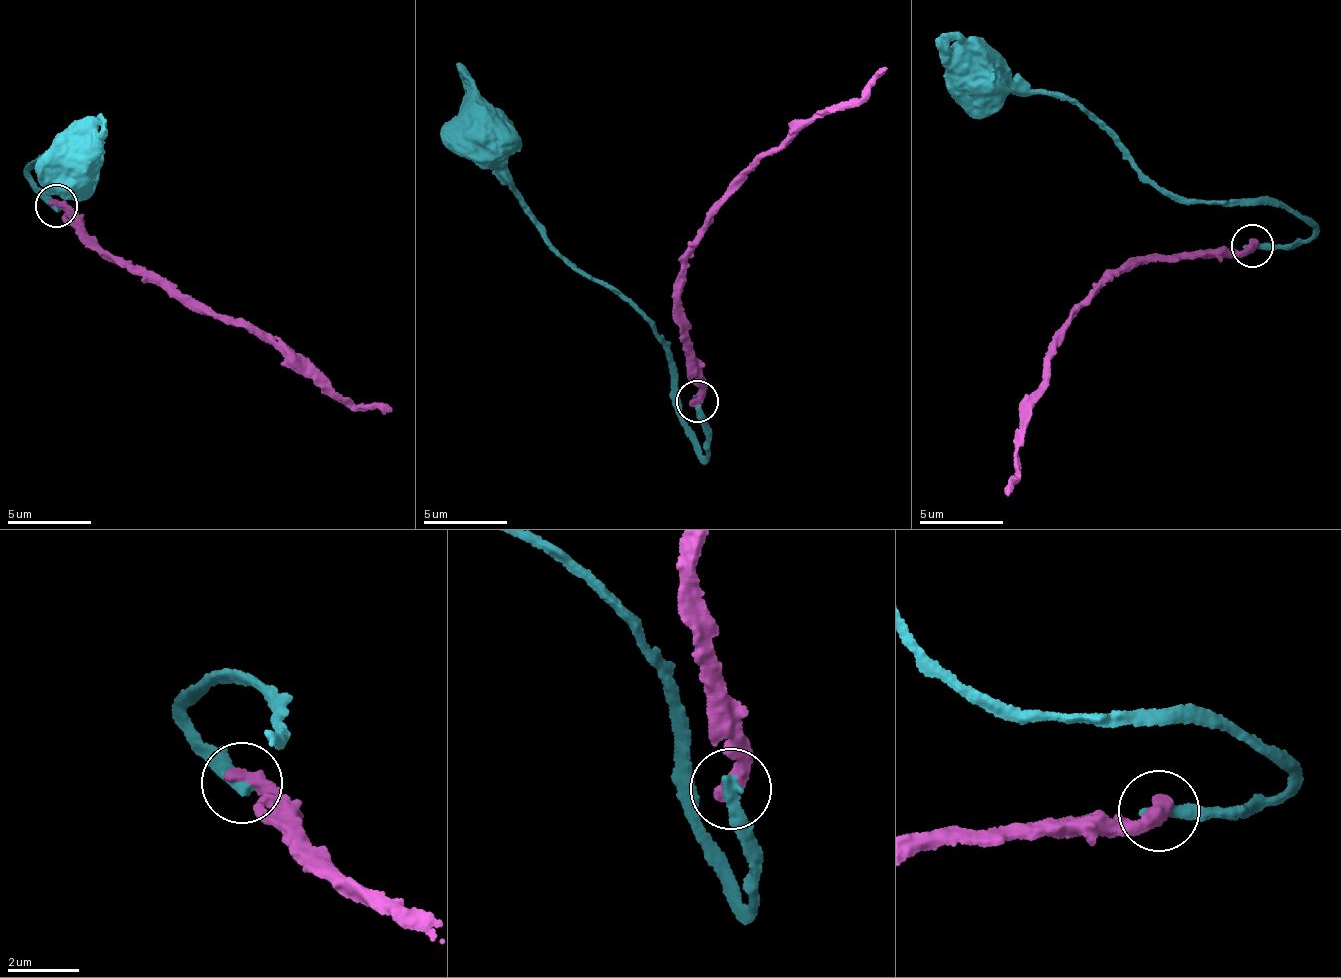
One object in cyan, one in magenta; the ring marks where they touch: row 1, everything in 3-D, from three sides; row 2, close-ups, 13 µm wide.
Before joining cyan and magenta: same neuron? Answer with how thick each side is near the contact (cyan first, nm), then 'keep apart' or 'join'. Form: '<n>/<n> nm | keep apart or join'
360/480 nm | keep apart

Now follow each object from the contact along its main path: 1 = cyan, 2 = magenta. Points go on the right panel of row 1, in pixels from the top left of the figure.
1: (1252, 244), (1311, 228), (1265, 202), (1188, 204), (1086, 112), (978, 53), (977, 75)
2: (1252, 244), (1215, 257), (1179, 257), (1112, 274), (1072, 305), (1047, 356), (1007, 498)

